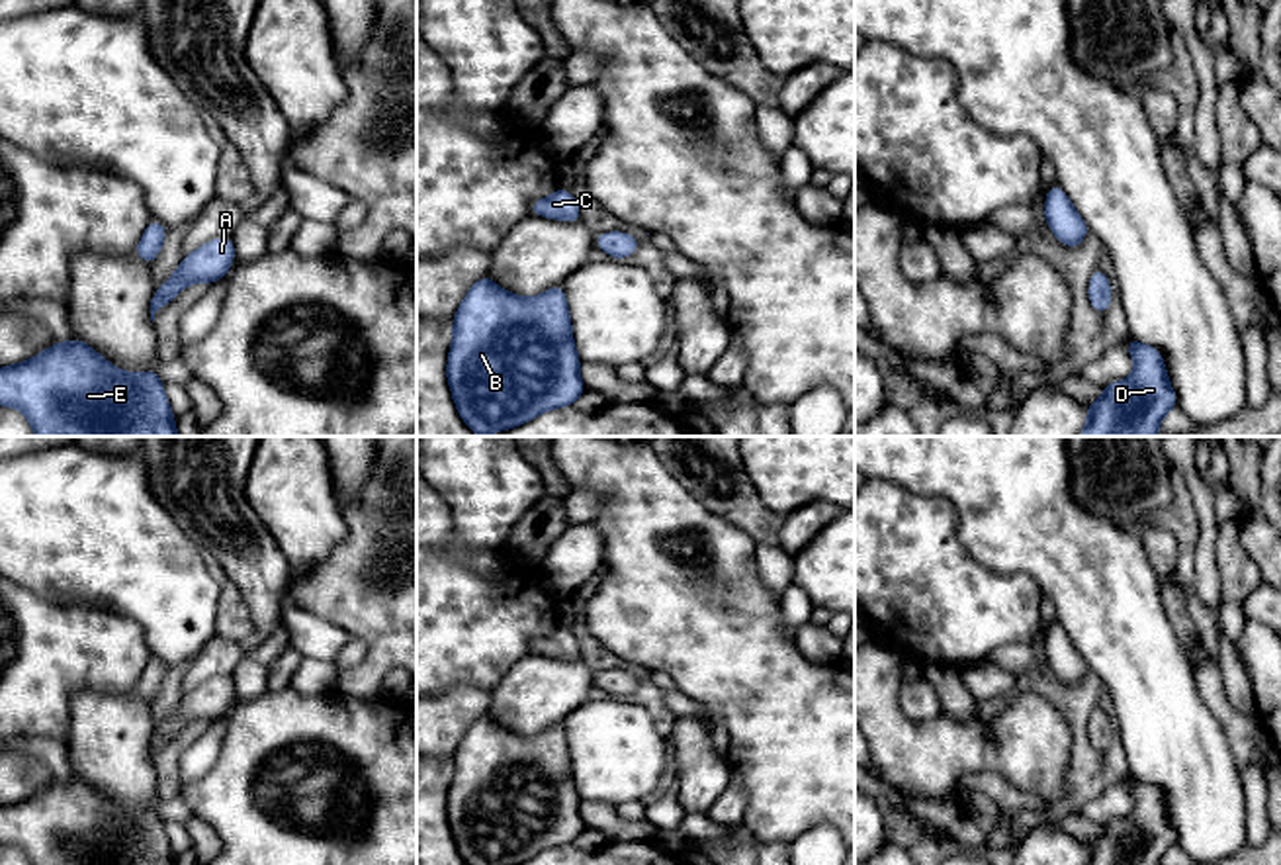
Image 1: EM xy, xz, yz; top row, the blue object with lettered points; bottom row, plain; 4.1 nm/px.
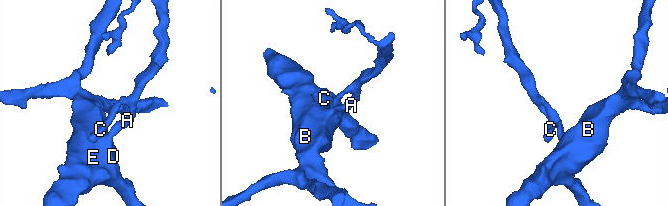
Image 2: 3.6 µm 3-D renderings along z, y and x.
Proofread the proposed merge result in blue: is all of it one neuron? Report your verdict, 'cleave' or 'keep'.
keep

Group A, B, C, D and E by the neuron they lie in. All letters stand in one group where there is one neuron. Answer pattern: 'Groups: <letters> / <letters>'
Groups: A B C D E

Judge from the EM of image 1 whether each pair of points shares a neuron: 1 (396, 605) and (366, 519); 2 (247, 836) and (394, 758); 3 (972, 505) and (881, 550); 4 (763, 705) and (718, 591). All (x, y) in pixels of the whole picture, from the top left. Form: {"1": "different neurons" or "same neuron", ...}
{"1": "same neuron", "2": "same neuron", "3": "different neurons", "4": "same neuron"}

